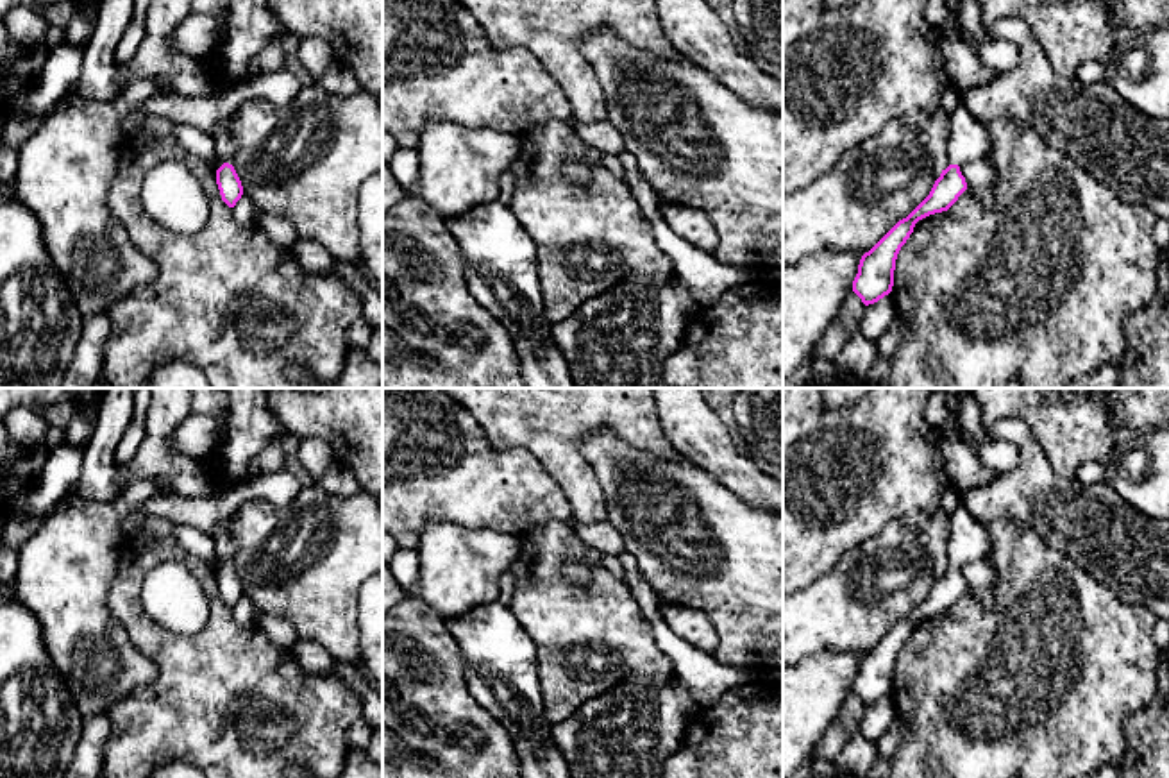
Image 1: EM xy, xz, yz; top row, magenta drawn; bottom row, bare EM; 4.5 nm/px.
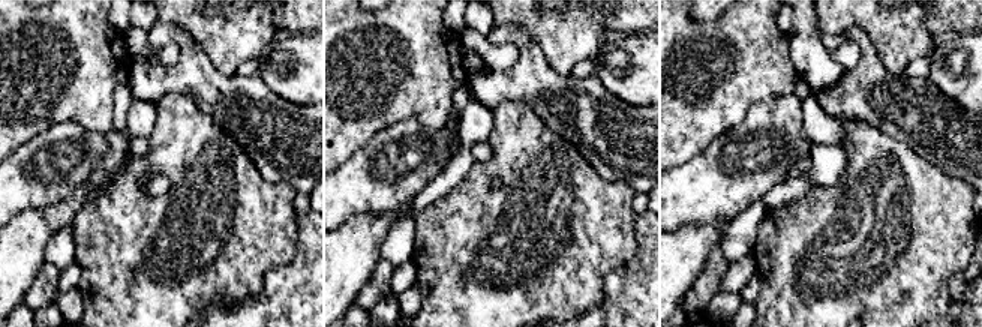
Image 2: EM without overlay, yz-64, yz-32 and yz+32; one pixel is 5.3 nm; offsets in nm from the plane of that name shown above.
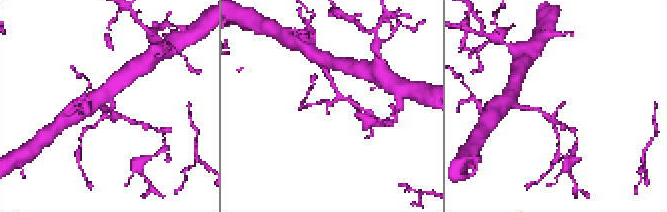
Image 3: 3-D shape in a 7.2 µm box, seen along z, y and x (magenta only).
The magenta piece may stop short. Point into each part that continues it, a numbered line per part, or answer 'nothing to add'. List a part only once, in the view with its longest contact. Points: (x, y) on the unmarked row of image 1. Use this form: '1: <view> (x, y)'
1: yz (969, 541)

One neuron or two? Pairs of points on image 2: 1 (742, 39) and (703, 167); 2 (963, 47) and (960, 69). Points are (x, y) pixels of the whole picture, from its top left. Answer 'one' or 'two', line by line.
1: two
2: one

